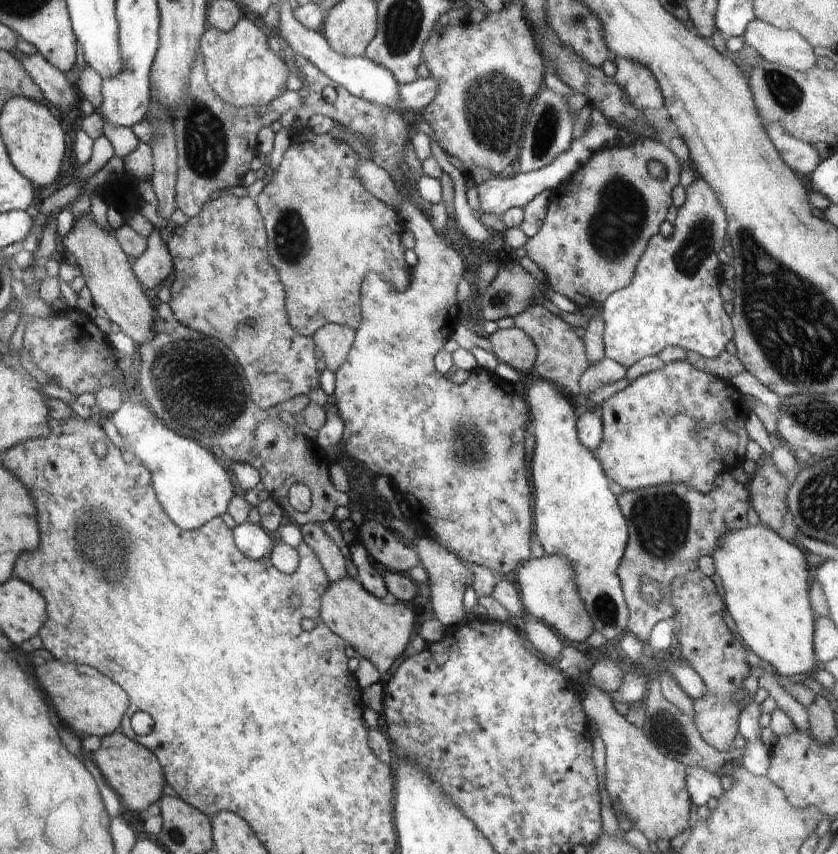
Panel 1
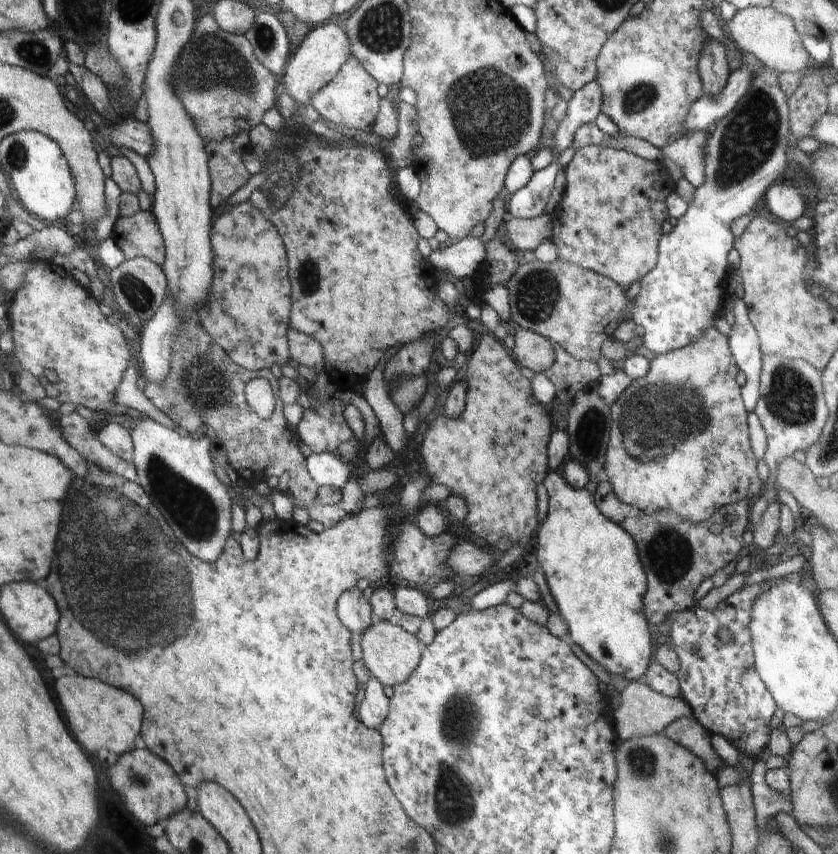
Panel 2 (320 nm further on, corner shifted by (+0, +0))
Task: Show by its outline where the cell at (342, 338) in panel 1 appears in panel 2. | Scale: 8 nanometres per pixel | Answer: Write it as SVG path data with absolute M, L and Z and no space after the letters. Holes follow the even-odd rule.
M292 328L291 332L291 360L300 366L306 366L316 372L324 370L324 348L312 338Z

